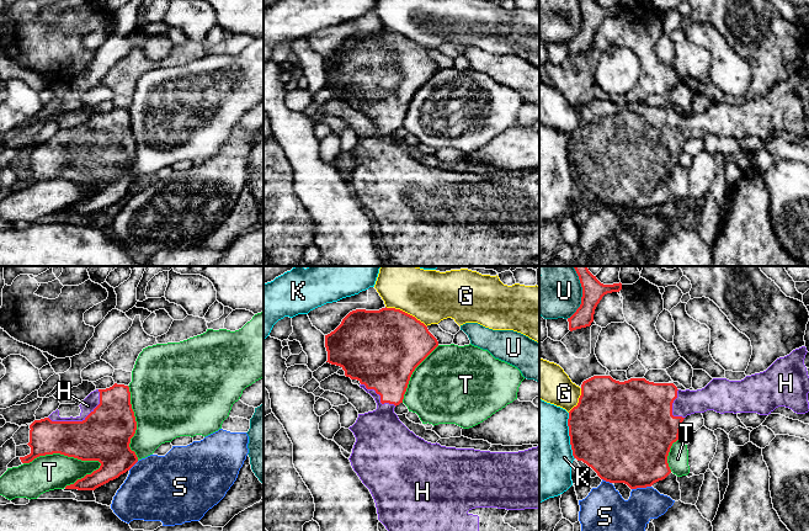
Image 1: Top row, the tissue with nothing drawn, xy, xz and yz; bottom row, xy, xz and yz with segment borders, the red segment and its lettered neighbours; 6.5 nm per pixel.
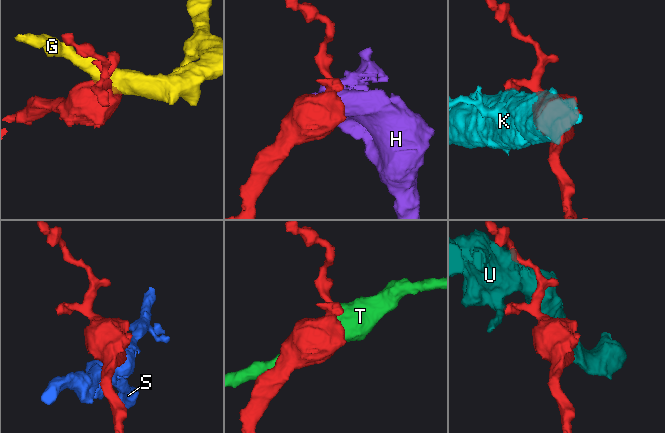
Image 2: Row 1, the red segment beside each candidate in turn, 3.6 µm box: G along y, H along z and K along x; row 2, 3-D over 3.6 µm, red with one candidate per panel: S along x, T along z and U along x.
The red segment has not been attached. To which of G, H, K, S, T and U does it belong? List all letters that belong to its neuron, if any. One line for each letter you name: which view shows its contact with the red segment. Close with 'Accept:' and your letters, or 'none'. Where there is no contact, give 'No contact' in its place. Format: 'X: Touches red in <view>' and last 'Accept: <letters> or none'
H: Touches red in xy
Accept: H

